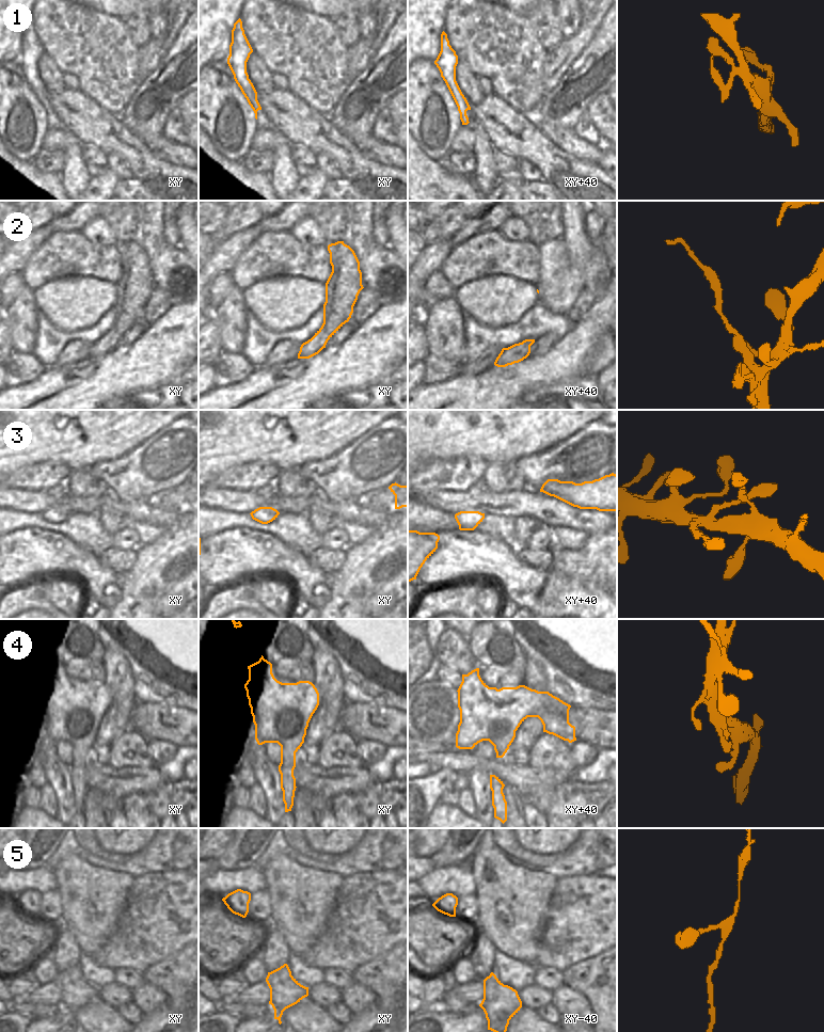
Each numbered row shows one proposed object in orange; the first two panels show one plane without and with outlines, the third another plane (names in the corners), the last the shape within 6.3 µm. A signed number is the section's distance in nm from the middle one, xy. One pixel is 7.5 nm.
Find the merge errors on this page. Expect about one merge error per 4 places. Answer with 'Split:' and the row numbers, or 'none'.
Split: 1, 2

